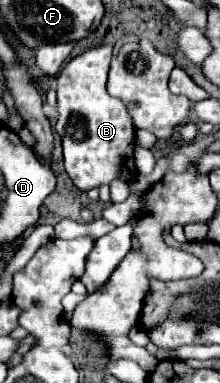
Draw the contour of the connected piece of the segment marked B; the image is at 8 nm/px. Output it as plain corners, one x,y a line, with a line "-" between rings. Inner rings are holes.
112,45
90,47
70,59
58,75
58,123
56,133
62,139
64,169
80,191
108,185
120,177
122,155
134,147
134,125
120,99
106,93
106,77
112,59

